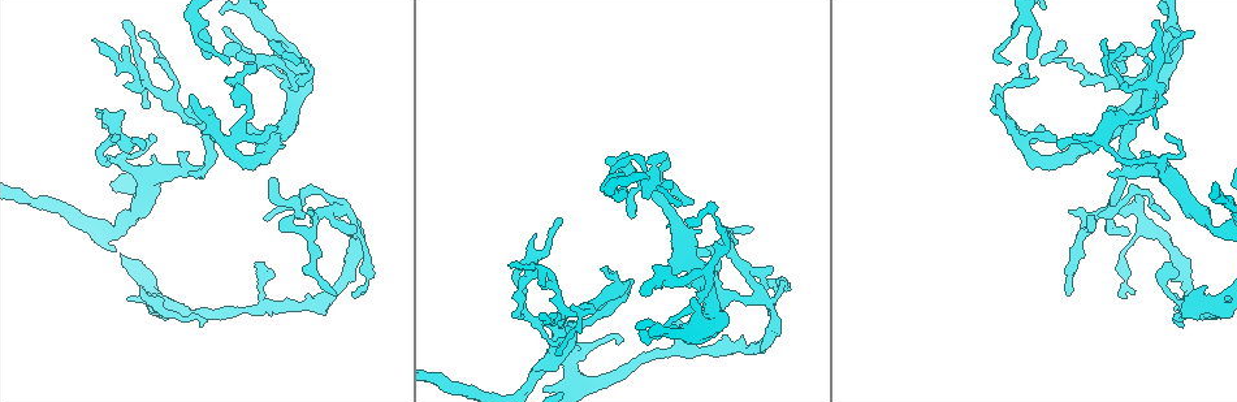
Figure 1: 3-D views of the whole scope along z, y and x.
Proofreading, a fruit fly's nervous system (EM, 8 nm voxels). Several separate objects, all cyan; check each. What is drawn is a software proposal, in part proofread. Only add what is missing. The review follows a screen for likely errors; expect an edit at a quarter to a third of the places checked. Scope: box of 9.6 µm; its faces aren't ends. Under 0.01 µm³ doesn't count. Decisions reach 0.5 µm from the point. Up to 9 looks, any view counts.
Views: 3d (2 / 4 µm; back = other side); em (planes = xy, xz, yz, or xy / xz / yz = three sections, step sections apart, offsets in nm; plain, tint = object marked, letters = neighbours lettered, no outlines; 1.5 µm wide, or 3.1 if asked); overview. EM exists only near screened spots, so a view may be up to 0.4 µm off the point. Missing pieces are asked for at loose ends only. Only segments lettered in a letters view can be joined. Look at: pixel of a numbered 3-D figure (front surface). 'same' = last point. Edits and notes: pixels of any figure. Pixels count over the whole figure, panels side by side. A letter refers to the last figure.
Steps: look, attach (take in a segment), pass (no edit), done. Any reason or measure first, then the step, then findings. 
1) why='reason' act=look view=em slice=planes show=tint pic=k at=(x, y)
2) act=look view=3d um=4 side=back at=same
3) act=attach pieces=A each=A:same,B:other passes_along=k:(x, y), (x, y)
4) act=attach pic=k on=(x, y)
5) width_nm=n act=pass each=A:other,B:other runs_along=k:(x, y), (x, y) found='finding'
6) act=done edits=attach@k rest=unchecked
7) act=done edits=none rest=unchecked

act=look view=3d um=2 pic=1 at=(1155, 126)

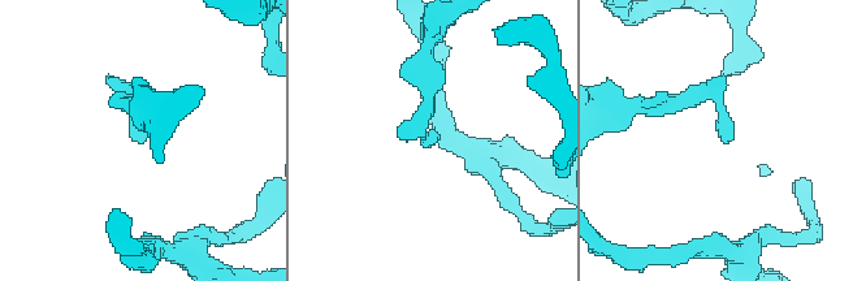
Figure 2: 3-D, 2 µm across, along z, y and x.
why='now the EM' act=look view=em slice=planes show=plain pic=2 at=(432, 137)

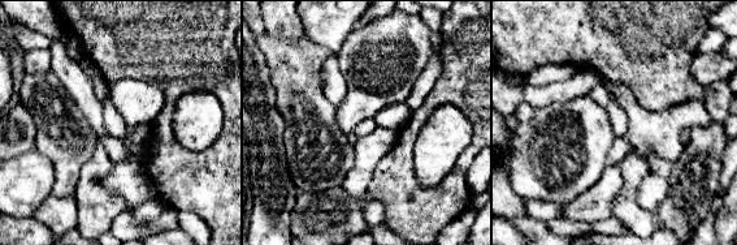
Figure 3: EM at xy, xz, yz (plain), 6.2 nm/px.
why='see the neighbours' act=look view=em slice=planes show=letters at=same

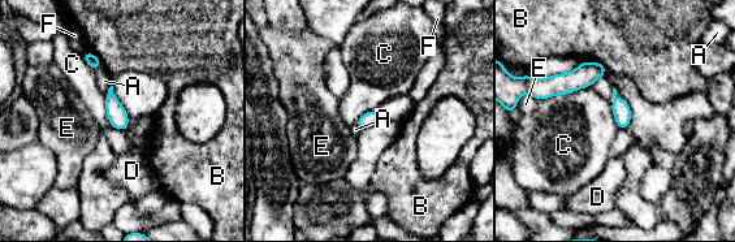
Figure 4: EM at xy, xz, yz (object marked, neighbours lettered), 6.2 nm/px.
act=pass each=A:other,B:other,C:other,D:other,E:other,F:other border=4:(589, 86), (537, 100) found='none of them fits'

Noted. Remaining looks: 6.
why='an open end' act=look view=em slice=planes show=tint pic=1 at=(1206, 286)

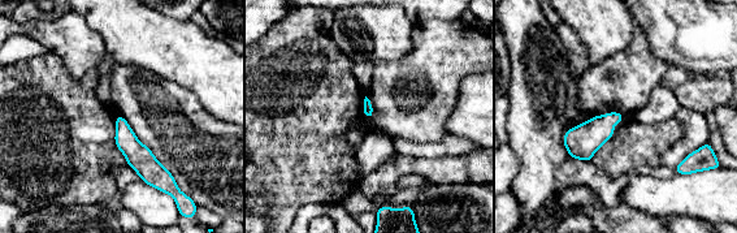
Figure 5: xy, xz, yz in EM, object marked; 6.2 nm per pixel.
act=look view=em slice=planes show=letters at=same

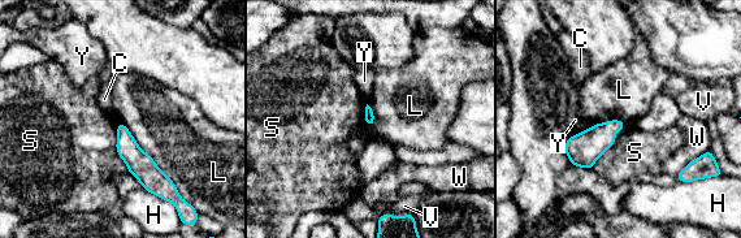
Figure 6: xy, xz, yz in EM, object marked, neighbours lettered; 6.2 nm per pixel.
longest_contact=L:600nm act=pass each=C:other,H:other,L:other,S:other,V:other,W:other,Y:other found='no lettered segment goes on from it'

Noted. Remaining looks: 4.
why='tapers out' act=look view=em slice=planes show=letters pic=1 at=(1181, 326)

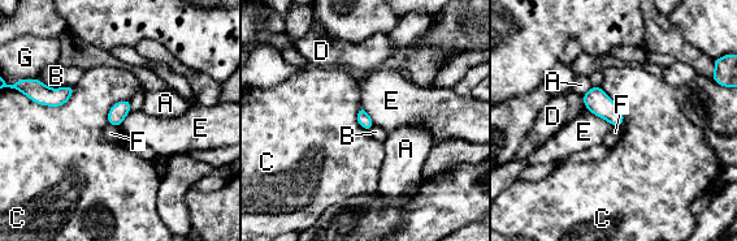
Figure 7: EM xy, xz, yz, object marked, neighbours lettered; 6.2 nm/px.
longest_contact=C:300nm act=pass each=A:other,B:other,C:other,D:other,E:other,F:other,G:other found='no lettered segment goes on from it'

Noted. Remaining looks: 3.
why='an open end' act=look view=3d um=4 pic=1 at=(684, 221)

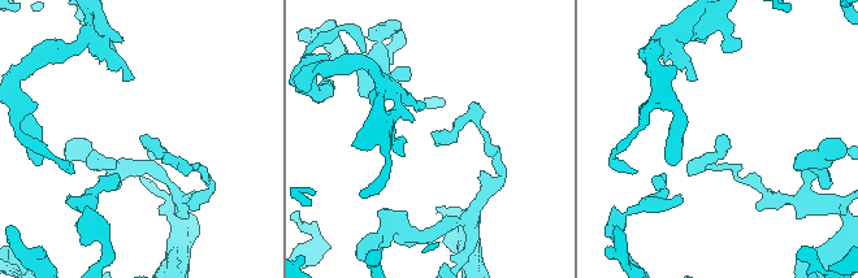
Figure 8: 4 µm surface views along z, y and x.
why='shape alone is not enough' act=look view=em slice=yz step=8 show=letters pic=8 at=(140, 136)

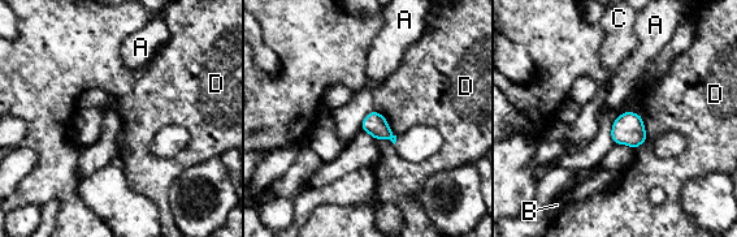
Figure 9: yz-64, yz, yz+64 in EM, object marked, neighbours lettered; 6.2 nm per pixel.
act=pass each=A:other,B:other,C:other,D:other border=9:(373, 110), (359, 126) found='no lettered segment goes on from it'

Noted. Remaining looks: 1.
act=done edits=none rest=unchecked

